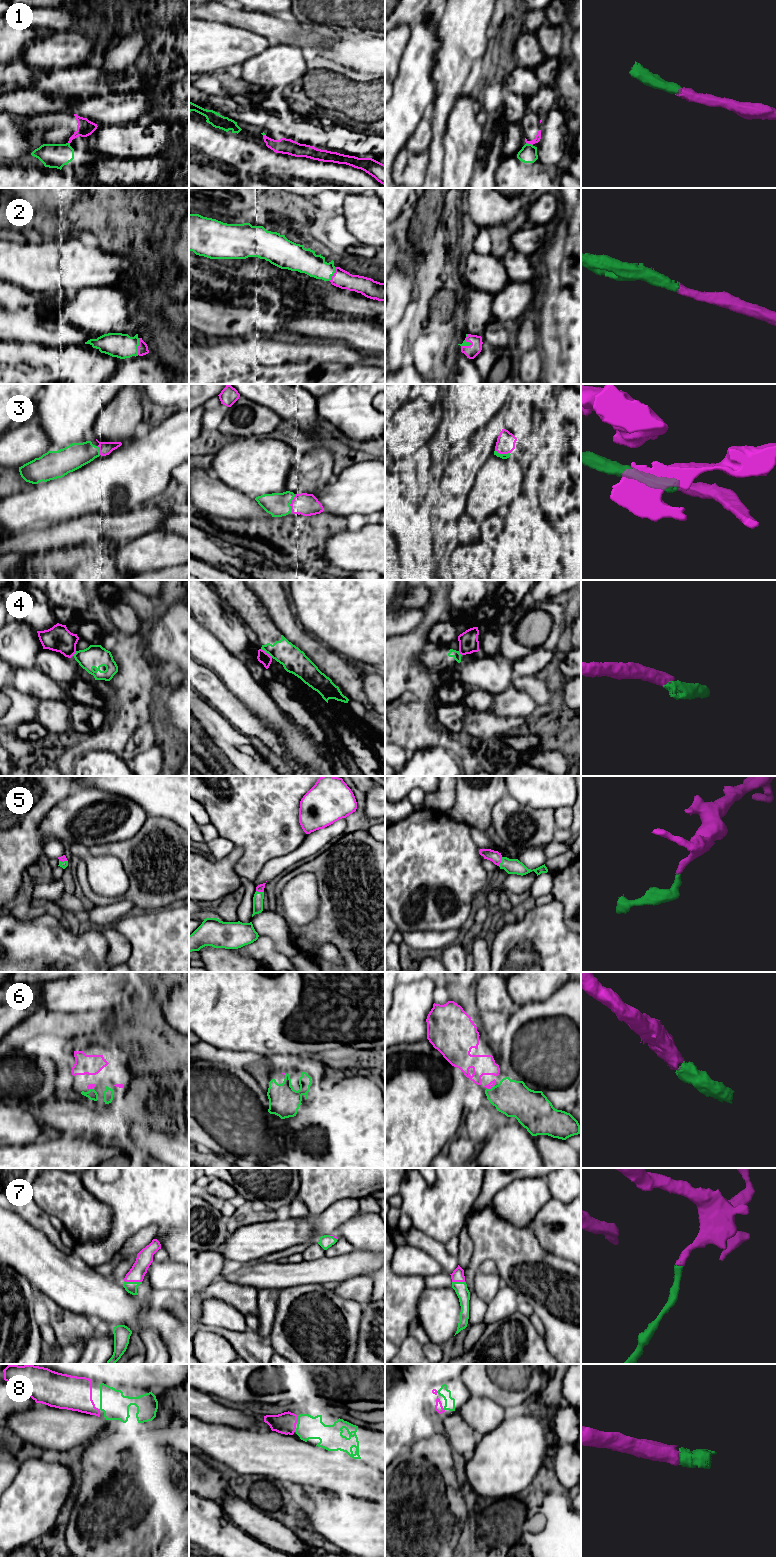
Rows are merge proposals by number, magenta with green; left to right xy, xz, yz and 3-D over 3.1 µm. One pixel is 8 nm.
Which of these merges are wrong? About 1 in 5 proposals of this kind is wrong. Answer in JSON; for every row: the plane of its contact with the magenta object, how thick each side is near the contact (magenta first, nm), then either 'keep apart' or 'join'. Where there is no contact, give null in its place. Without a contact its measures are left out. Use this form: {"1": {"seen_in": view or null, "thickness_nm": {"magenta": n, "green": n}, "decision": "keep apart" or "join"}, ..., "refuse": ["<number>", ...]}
{"1": {"seen_in": "yz", "thickness_nm": {"magenta": 50, "green": 140}, "decision": "keep apart"}, "2": {"seen_in": "xy", "thickness_nm": {"magenta": 80, "green": 200}, "decision": "join"}, "3": {"seen_in": "xz", "thickness_nm": {"magenta": 180, "green": 190}, "decision": "join"}, "4": {"seen_in": "xz", "thickness_nm": {"magenta": 90, "green": 200}, "decision": "keep apart"}, "5": {"seen_in": "yz", "thickness_nm": {"magenta": 90, "green": 130}, "decision": "join"}, "6": {"seen_in": "yz", "thickness_nm": {"magenta": 50, "green": 300}, "decision": "join"}, "7": {"seen_in": "xy", "thickness_nm": {"magenta": 130, "green": 100}, "decision": "join"}, "8": {"seen_in": "xz", "thickness_nm": {"magenta": 180, "green": 190}, "decision": "join"}, "refuse": ["1", "4"]}

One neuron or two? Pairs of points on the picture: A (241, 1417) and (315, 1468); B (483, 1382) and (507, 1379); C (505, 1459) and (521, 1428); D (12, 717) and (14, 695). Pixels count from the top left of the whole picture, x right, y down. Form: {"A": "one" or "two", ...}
{"A": "two", "B": "one", "C": "one", "D": "one"}

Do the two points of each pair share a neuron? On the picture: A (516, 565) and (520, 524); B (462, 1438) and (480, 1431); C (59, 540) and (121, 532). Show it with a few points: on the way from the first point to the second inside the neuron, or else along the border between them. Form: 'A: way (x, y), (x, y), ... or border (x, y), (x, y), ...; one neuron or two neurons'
A: way (517, 555), (520, 534); one neuron
B: border (460, 1413), (463, 1420), (474, 1432); two neurons
C: way (74, 533), (106, 531); one neuron

